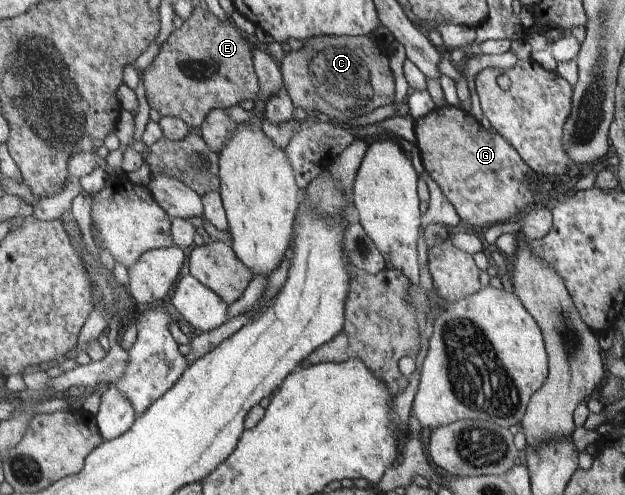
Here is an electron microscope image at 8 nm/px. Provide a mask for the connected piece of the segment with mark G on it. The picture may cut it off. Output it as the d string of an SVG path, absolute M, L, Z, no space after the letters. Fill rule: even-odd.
M441 106L424 118L414 120L414 128L426 171L439 183L463 222L489 227L513 221L525 208L537 204L535 198L537 191L542 189L542 179L527 161L523 162L518 149L510 141L493 127L483 128L463 108ZM531 177L536 186L529 181Z

